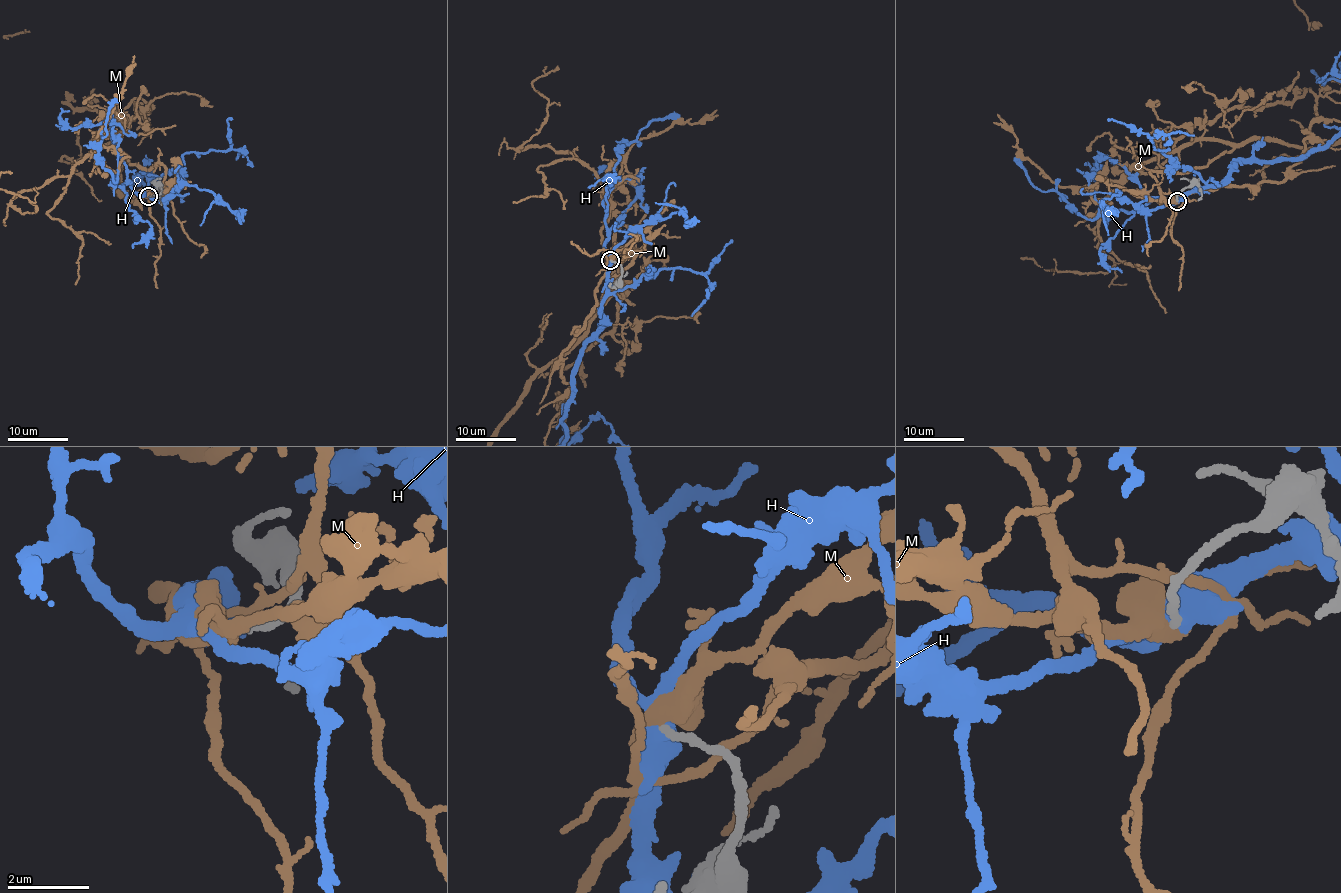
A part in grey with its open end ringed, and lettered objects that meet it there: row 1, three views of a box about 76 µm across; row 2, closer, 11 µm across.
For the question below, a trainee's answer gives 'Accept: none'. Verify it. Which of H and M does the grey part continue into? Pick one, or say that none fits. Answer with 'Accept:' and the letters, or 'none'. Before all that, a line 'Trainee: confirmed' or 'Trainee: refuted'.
Trainee: refuted
Accept: M

